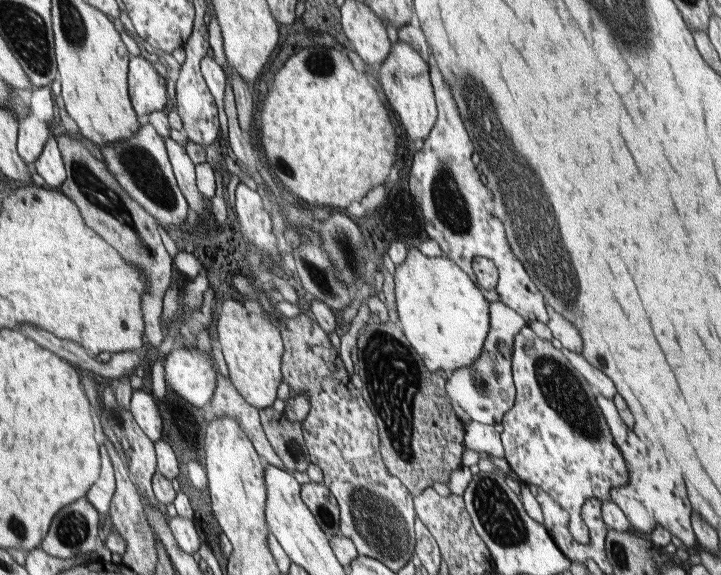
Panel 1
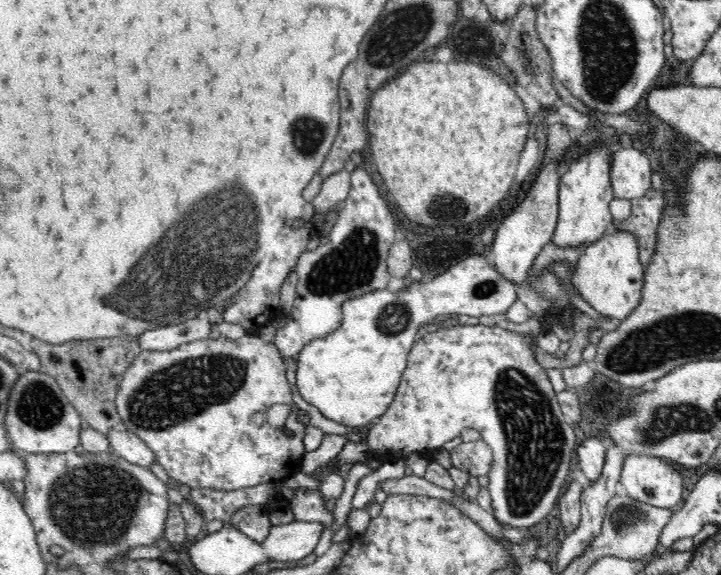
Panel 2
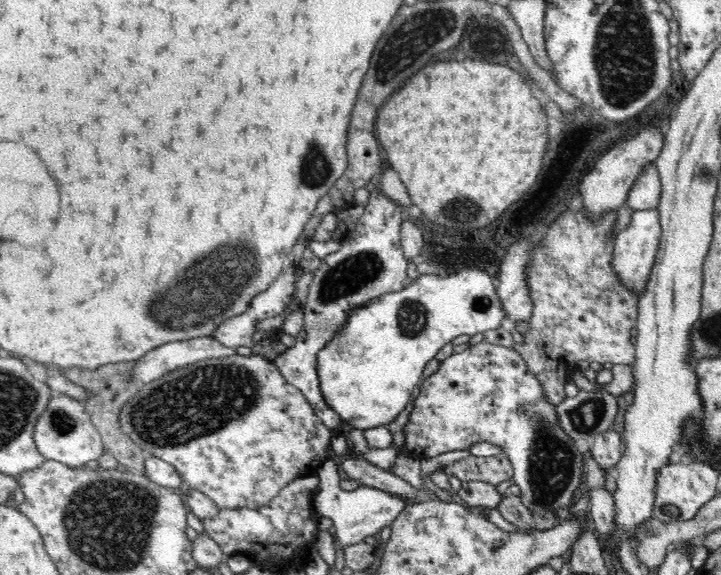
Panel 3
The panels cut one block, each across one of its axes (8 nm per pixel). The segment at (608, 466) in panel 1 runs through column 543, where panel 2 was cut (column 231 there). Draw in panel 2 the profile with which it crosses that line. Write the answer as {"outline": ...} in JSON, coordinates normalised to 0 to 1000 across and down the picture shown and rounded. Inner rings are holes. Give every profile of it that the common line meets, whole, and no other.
{"outline":[[[341,581],[336,591],[269,591],[225,616],[194,612],[172,661],[161,685],[172,744],[208,776],[241,838],[264,849],[322,856],[397,838],[416,821],[419,797],[427,786],[422,769],[402,769],[394,744],[383,744],[372,734],[372,710],[383,703],[408,706],[394,623],[377,595]]]}

